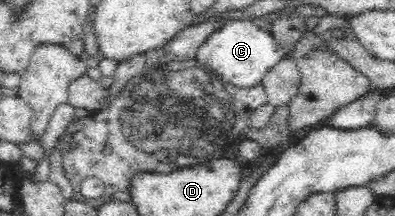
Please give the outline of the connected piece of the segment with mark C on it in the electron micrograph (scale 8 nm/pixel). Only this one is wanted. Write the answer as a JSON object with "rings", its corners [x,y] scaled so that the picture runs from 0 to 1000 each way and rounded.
{"rings":[[[582,88],[532,153],[516,204],[506,204],[494,269],[522,315],[570,356],[595,403],[638,407],[643,394],[661,394],[663,361],[684,315],[732,255],[734,227],[706,218],[684,148],[641,97]]]}

